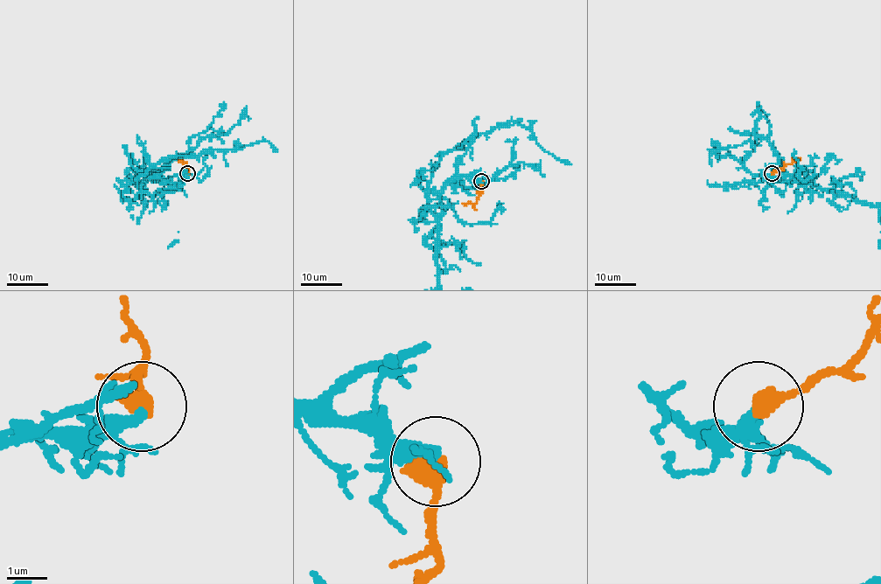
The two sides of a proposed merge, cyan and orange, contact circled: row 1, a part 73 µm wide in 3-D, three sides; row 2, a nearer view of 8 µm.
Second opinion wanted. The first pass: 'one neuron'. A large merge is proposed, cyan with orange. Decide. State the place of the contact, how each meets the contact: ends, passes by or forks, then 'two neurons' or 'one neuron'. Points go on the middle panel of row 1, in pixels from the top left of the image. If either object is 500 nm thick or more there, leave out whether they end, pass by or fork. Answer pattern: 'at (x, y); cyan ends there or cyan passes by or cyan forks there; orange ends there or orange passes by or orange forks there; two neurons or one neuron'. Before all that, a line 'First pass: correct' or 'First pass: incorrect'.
First pass: correct
at (481, 181); one neuron

